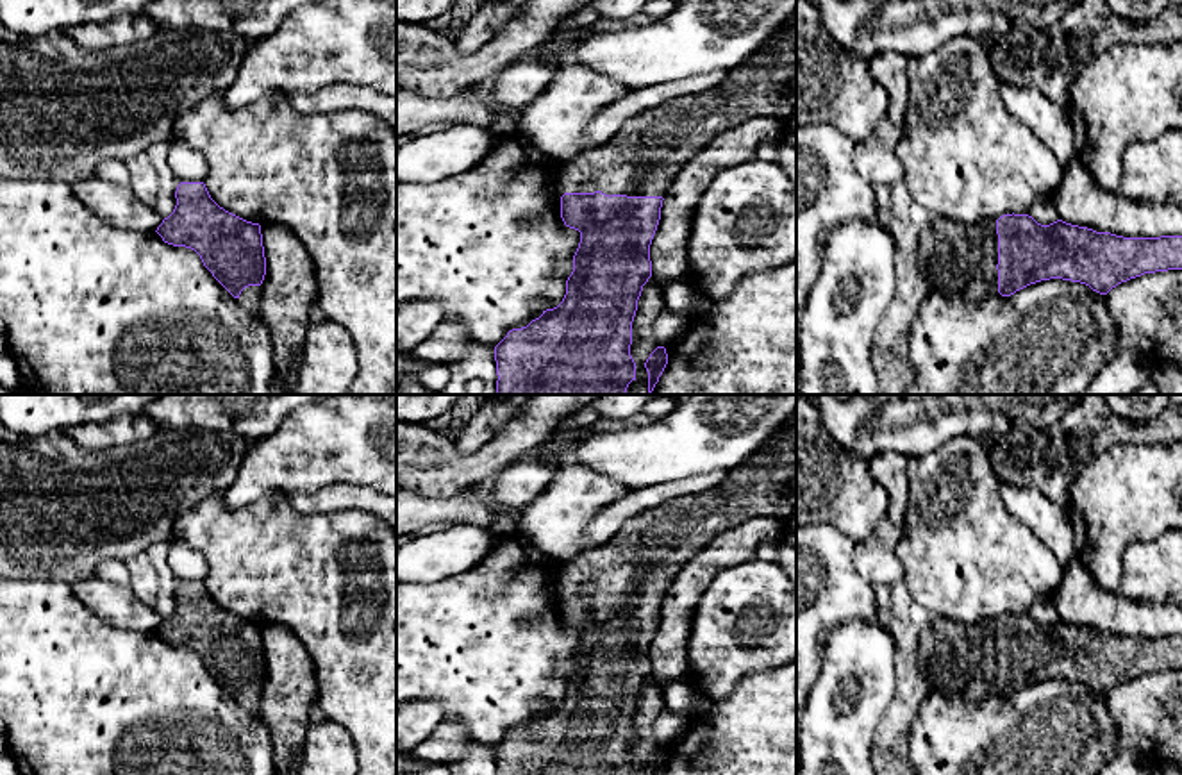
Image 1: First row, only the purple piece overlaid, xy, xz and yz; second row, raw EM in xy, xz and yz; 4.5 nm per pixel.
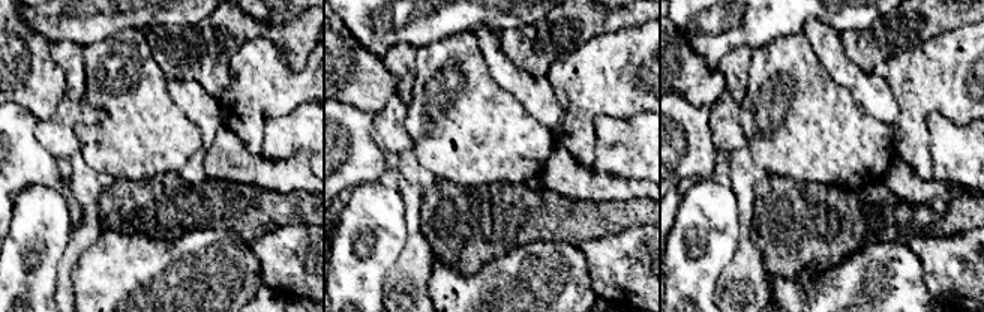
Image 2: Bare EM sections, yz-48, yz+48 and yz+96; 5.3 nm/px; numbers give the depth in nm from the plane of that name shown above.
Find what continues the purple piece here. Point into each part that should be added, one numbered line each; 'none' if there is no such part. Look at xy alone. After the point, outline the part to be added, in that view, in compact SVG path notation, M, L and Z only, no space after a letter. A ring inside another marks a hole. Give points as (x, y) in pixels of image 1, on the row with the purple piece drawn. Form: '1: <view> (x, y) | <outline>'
1: xy (250, 297) | M261 286L245 288L237 300L245 309L257 314L257 311L261 307Z

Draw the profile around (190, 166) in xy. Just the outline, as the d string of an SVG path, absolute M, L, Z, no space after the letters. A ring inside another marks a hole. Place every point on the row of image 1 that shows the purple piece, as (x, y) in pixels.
M171 139L170 166L182 182L204 182L207 177L205 157L186 143Z

